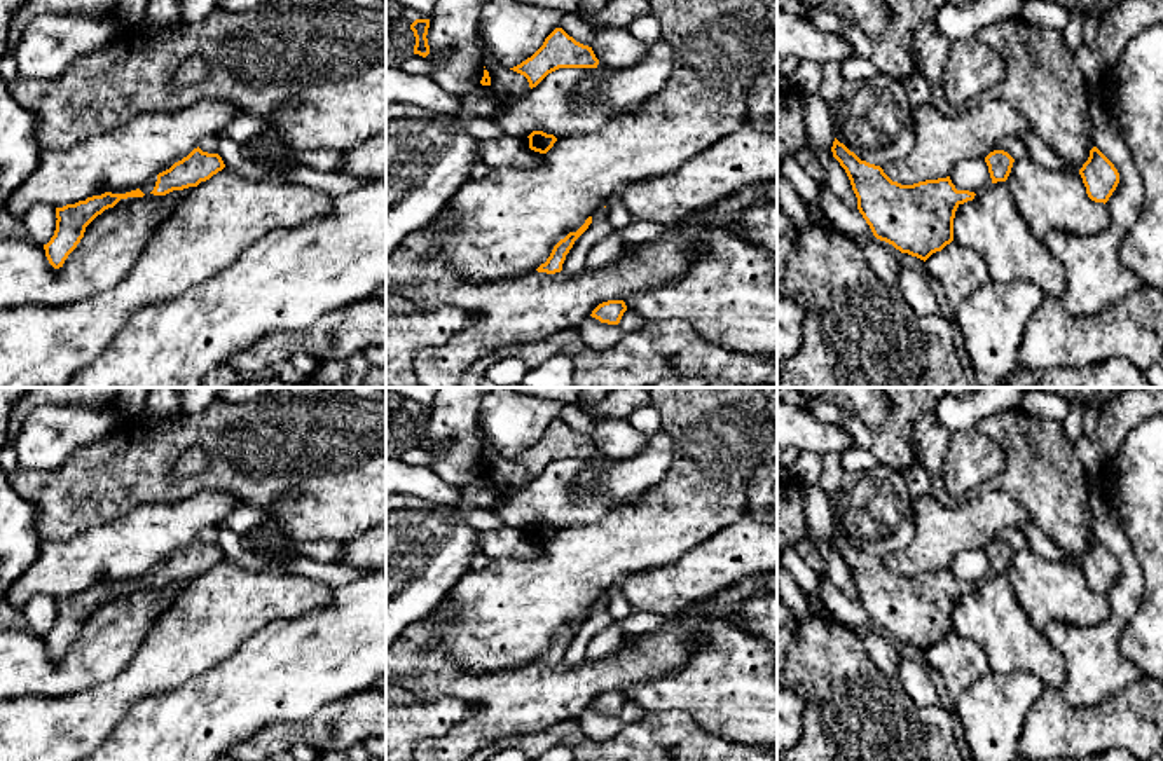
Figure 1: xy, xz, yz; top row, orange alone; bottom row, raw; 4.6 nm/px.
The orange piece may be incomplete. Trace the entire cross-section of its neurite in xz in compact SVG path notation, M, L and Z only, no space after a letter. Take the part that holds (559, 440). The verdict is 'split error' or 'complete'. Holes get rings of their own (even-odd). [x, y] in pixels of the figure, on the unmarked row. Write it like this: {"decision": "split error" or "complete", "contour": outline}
{"decision": "complete", "contour": "M555 419L531 449L510 461L524 466L533 480L559 459L597 459L597 456L592 438L576 433L562 419Z"}

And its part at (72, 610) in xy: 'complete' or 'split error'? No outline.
complete

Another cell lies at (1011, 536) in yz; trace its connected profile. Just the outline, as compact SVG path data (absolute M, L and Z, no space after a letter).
M1002 529L1002 531L997 532L995 541L1008 543L1015 552L1029 548L1029 541L1022 534L1020 529Z

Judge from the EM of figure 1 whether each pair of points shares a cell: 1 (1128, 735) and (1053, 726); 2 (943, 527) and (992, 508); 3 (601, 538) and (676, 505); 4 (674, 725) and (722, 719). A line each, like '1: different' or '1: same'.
1: same
2: same
3: same
4: different

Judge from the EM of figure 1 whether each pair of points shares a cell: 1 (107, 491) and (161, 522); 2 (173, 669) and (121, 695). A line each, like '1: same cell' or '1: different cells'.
1: different cells
2: same cell

